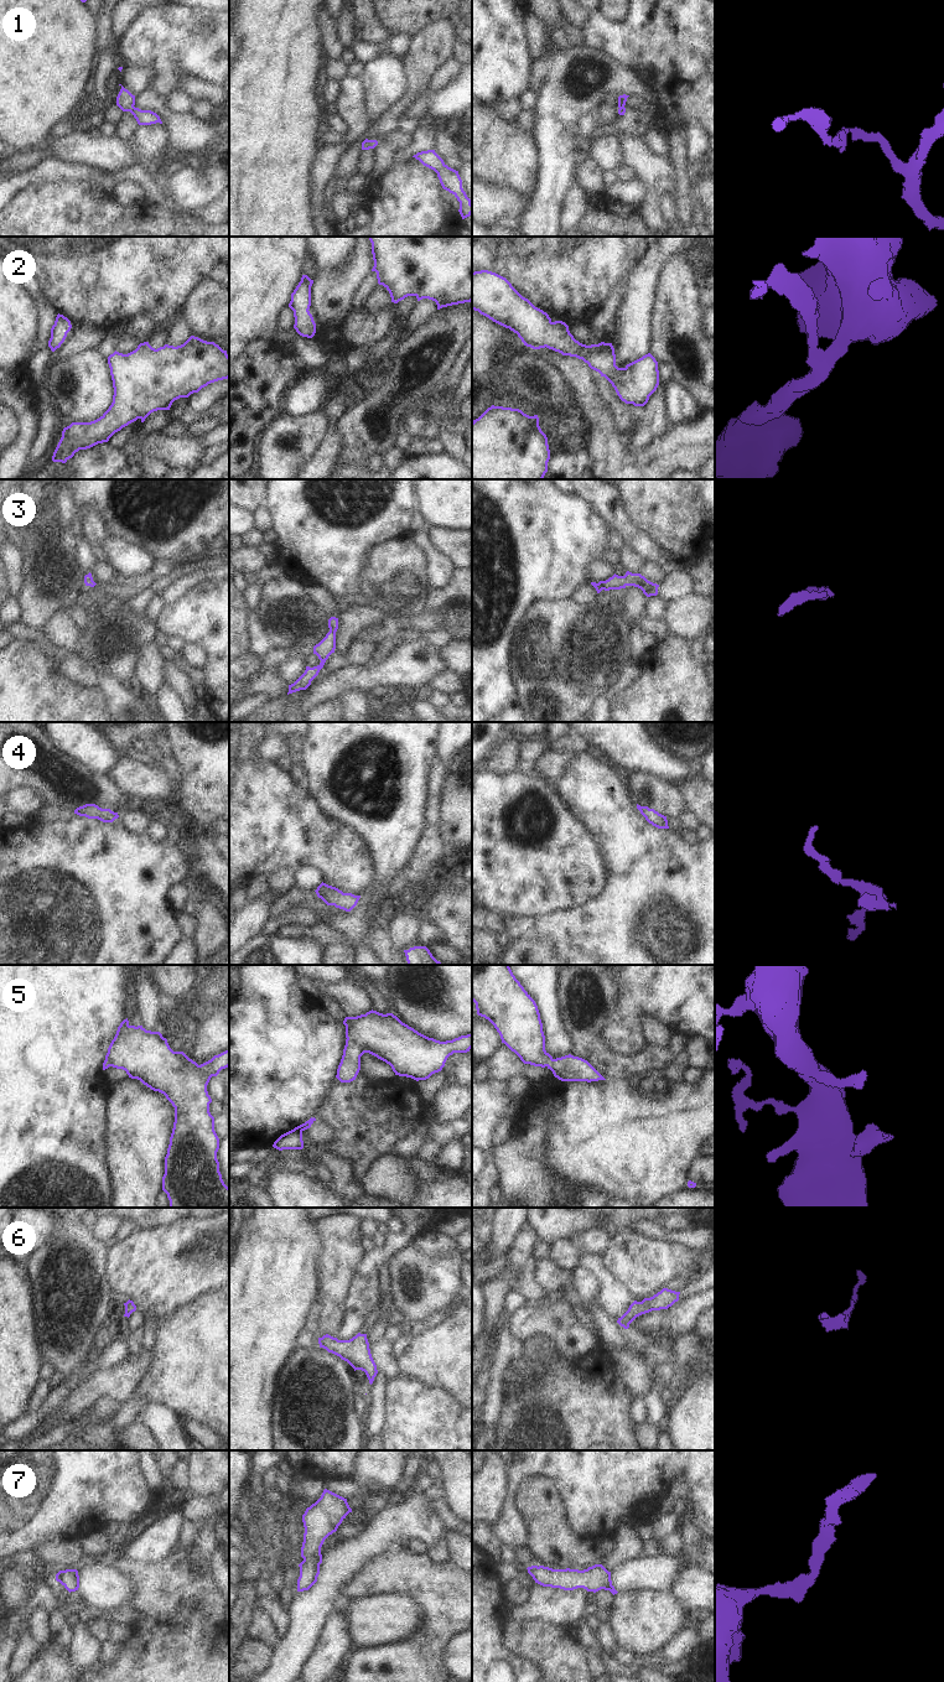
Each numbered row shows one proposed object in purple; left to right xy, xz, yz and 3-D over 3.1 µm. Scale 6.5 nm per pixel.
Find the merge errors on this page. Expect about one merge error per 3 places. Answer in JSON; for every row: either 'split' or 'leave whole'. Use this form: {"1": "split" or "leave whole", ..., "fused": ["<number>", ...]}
{"1": "leave whole", "2": "leave whole", "3": "leave whole", "4": "leave whole", "5": "leave whole", "6": "leave whole", "7": "leave whole", "fused": []}

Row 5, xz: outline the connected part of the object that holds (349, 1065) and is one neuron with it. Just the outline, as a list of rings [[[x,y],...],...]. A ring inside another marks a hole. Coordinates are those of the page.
[[[373,1009],[346,1017],[343,1024],[347,1039],[336,1075],[341,1083],[356,1080],[364,1053],[389,1064],[395,1075],[419,1081],[441,1071],[453,1053],[467,1053],[472,1048],[472,1033],[440,1042],[419,1033],[393,1013]]]

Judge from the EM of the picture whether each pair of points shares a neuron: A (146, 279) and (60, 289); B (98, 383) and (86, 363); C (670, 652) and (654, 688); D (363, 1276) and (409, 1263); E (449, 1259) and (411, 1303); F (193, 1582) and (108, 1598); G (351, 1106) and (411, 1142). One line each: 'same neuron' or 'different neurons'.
A: same neuron
B: same neuron
C: same neuron
D: different neurons
E: same neuron
F: different neurons
G: different neurons

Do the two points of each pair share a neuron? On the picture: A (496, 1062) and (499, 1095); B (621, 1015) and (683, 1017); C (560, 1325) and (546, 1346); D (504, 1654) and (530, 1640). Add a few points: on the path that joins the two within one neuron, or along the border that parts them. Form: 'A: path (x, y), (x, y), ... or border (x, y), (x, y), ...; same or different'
A: border (489, 1078), (507, 1081); different
B: path (636, 1007), (668, 1007); same
C: border (523, 1340), (545, 1334), (563, 1355); different
D: border (503, 1625), (502, 1642), (517, 1655), (537, 1665); different

